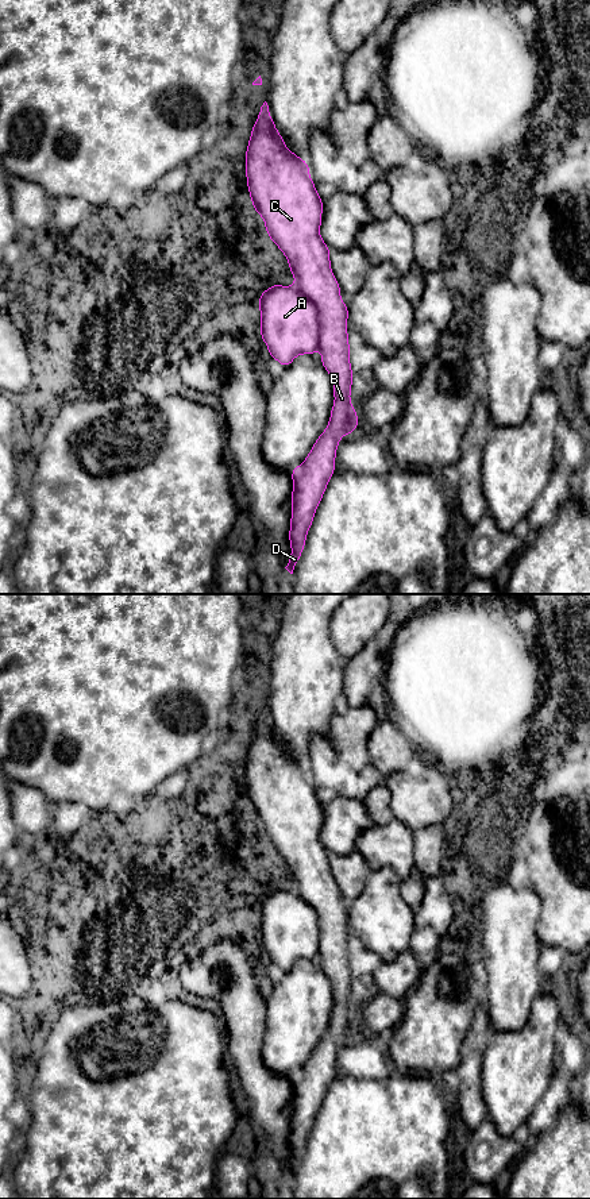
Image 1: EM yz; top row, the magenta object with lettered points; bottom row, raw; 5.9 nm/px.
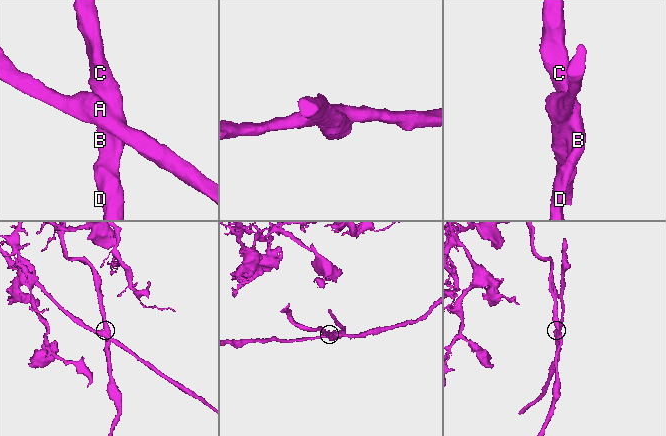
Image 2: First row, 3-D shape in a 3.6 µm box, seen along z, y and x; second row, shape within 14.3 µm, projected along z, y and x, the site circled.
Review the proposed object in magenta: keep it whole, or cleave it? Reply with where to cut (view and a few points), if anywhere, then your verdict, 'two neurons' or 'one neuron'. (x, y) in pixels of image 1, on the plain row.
cut yz (293, 890), (316, 913), (319, 952); two neurons

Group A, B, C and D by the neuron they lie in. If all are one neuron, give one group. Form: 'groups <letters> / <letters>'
groups A / B C D

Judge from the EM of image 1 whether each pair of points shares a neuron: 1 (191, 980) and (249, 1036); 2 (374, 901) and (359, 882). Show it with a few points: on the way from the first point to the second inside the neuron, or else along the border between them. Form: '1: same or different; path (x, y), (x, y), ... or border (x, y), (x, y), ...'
1: same; path (219, 959), (227, 959), (239, 976), (243, 1007)
2: same; path (374, 897), (363, 886)

